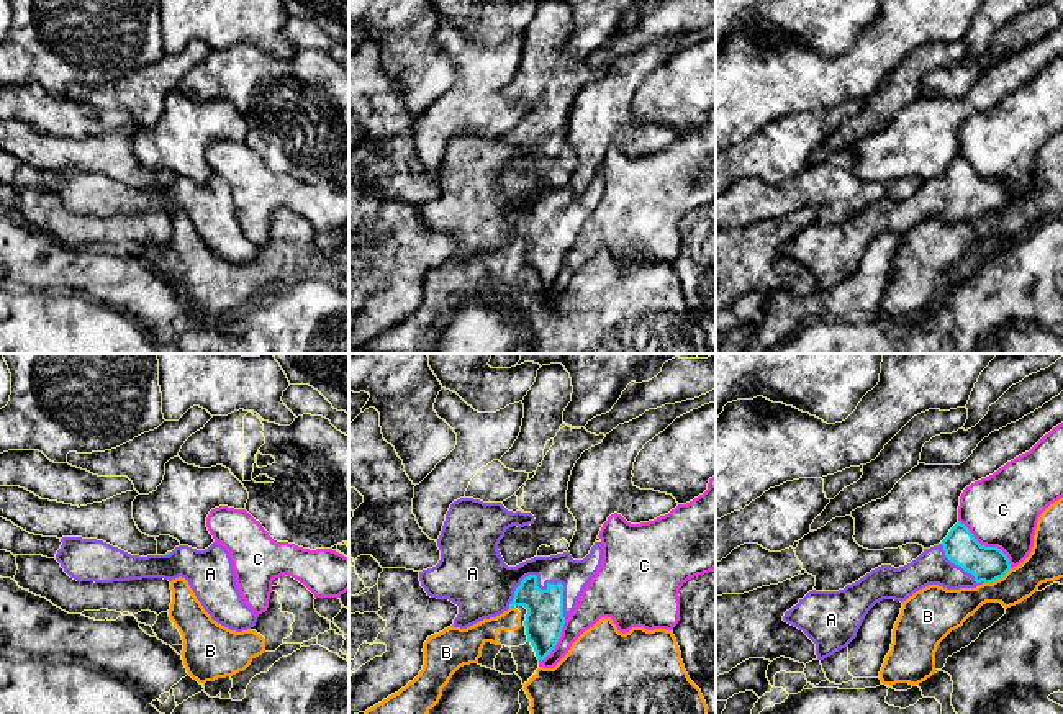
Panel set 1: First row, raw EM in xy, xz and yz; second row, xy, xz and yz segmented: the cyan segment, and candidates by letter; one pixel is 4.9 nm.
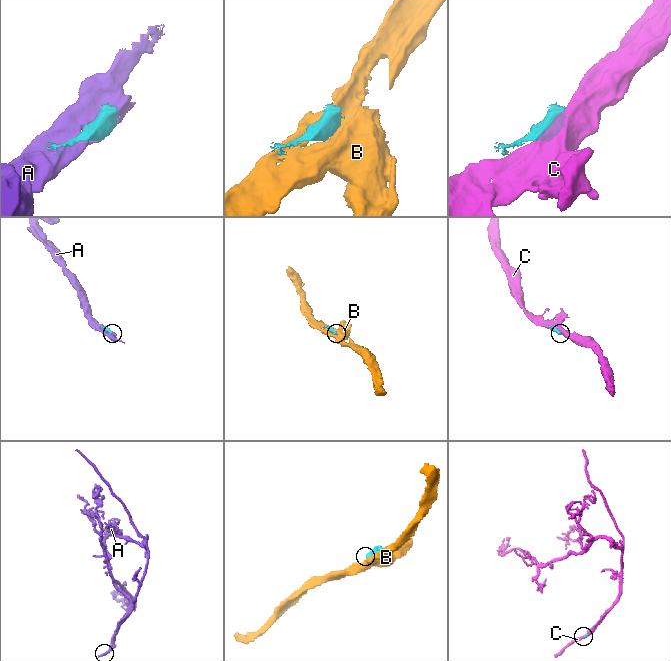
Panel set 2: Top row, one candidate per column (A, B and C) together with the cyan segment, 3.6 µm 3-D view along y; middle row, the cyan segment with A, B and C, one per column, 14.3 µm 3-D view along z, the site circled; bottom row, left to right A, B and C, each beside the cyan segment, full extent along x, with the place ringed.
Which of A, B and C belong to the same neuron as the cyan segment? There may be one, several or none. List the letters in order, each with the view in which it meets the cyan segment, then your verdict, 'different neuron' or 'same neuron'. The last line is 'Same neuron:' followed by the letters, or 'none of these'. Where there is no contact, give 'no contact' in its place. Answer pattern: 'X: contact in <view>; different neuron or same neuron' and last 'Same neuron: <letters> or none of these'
A: contact in xz; same neuron
B: contact in yz; different neuron
C: contact in yz; different neuron
Same neuron: A

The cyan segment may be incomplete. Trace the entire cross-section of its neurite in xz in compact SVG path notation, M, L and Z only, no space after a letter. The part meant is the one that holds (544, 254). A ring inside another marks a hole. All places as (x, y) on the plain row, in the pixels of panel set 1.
M454 134L437 172L441 193L419 205L419 215L427 229L459 239L452 259L460 262L524 239L527 275L537 293L544 293L601 200L603 177L598 170L583 193L573 193L567 183L508 200L498 183L500 174L509 160L534 154L531 146L513 146L501 136Z

